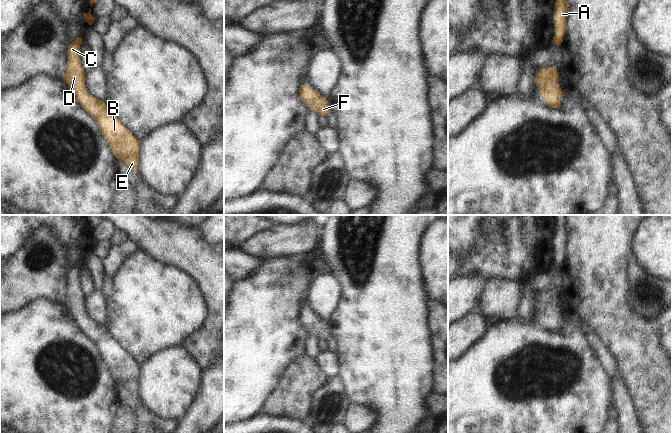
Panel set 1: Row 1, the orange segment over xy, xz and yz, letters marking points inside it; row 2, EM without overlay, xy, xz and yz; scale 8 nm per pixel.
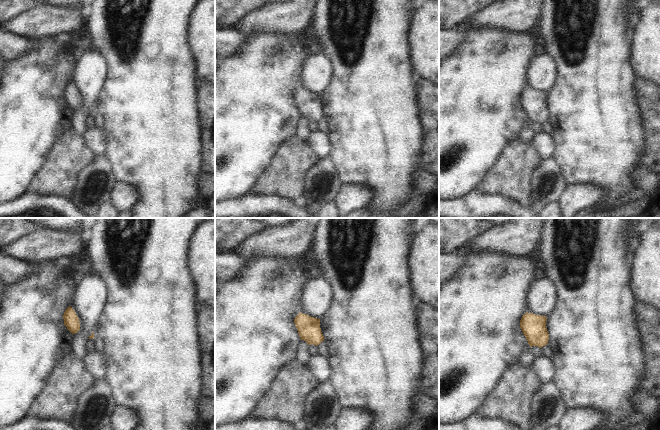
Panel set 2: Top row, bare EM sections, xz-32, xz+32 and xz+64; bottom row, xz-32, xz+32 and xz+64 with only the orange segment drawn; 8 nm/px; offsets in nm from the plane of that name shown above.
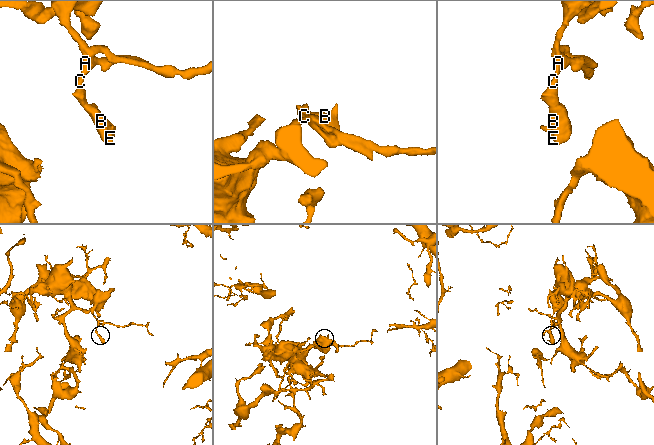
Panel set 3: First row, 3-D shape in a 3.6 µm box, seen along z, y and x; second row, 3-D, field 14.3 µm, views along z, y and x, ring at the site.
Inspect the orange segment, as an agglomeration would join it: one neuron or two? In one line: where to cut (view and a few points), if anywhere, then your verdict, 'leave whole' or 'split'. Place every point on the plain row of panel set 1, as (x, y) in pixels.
cut none; leave whole

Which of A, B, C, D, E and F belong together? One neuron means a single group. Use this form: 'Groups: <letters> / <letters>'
Groups: A B C D E F

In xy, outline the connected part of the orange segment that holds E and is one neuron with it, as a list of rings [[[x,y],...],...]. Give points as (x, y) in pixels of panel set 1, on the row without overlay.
[[[76,261],[75,265],[68,270],[68,285],[63,304],[69,309],[71,317],[81,331],[95,343],[101,359],[108,366],[115,381],[122,383],[131,394],[137,395],[141,366],[123,350],[104,325],[88,318],[85,310],[86,296],[79,281],[82,266],[80,261]]]

